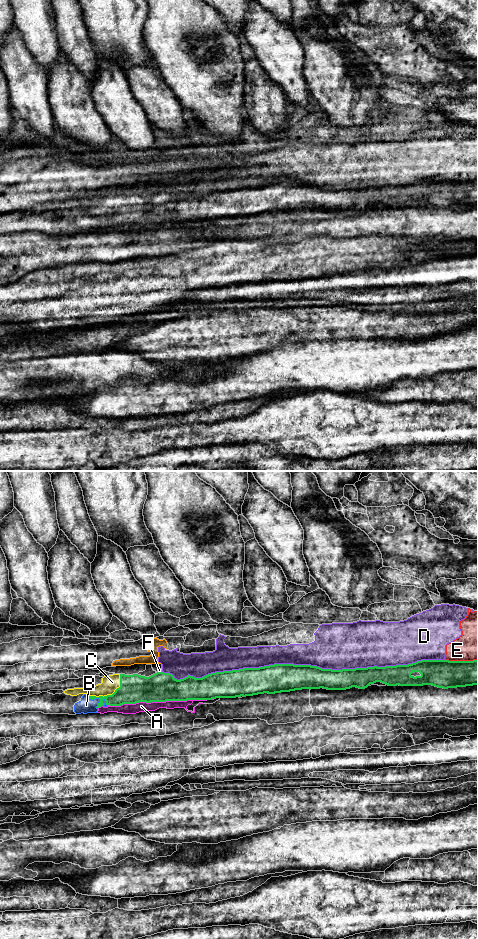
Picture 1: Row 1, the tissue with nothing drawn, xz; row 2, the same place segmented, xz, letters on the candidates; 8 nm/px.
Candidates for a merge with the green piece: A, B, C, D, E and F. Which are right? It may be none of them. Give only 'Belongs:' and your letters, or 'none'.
Belongs: B, C

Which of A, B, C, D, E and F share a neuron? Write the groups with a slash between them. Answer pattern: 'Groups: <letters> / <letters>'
Groups: A / B C / D E F

